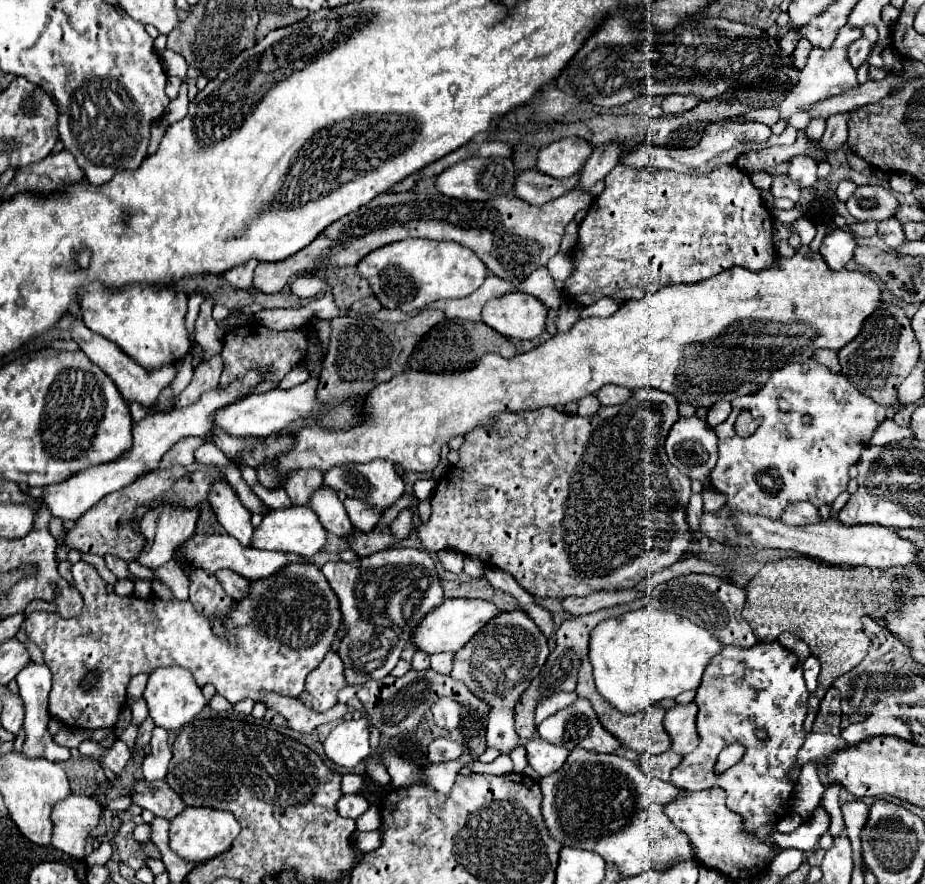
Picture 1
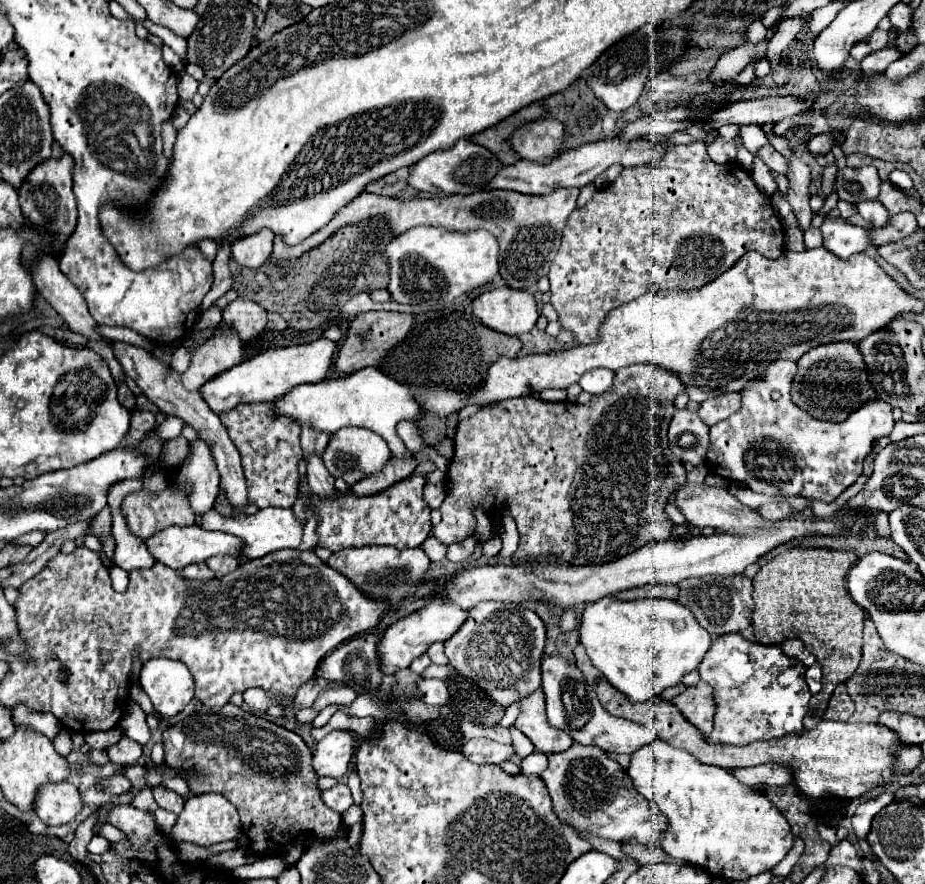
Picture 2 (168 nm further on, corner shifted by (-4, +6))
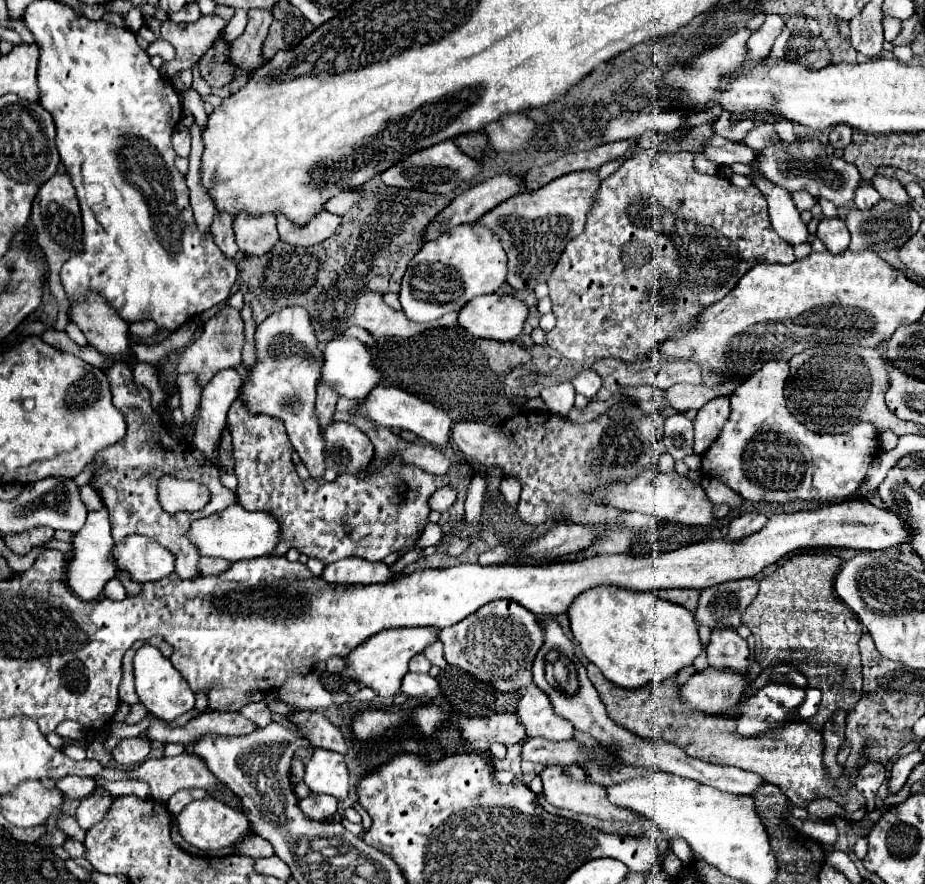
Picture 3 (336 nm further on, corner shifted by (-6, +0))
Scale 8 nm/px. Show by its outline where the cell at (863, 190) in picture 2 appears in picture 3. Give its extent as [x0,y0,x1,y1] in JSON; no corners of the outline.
[757,139,861,207]

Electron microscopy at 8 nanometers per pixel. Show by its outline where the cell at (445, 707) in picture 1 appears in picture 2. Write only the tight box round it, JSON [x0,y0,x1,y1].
[417,679,449,707]

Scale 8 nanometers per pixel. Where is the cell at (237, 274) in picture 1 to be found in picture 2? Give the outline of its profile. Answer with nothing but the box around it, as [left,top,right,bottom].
[231,229,273,269]

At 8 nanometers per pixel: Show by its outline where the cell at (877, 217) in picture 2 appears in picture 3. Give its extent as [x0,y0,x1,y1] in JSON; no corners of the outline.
[855,181,879,209]

